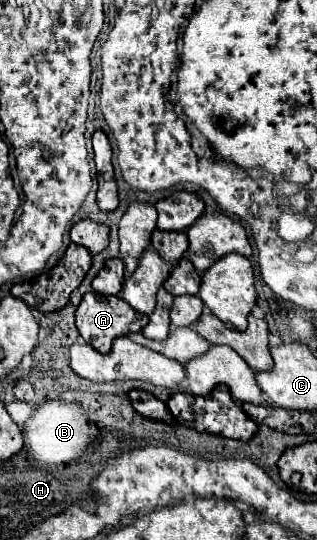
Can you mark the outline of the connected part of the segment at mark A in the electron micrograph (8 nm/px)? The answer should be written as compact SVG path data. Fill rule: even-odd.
M93 291L85 293L85 297L83 297L83 301L77 309L77 329L79 329L81 337L101 353L109 353L111 345L117 337L125 337L133 331L143 331L147 321L149 321L147 315L141 315L141 313L133 311L123 299L119 299L115 295L109 295L109 297L97 295Z

